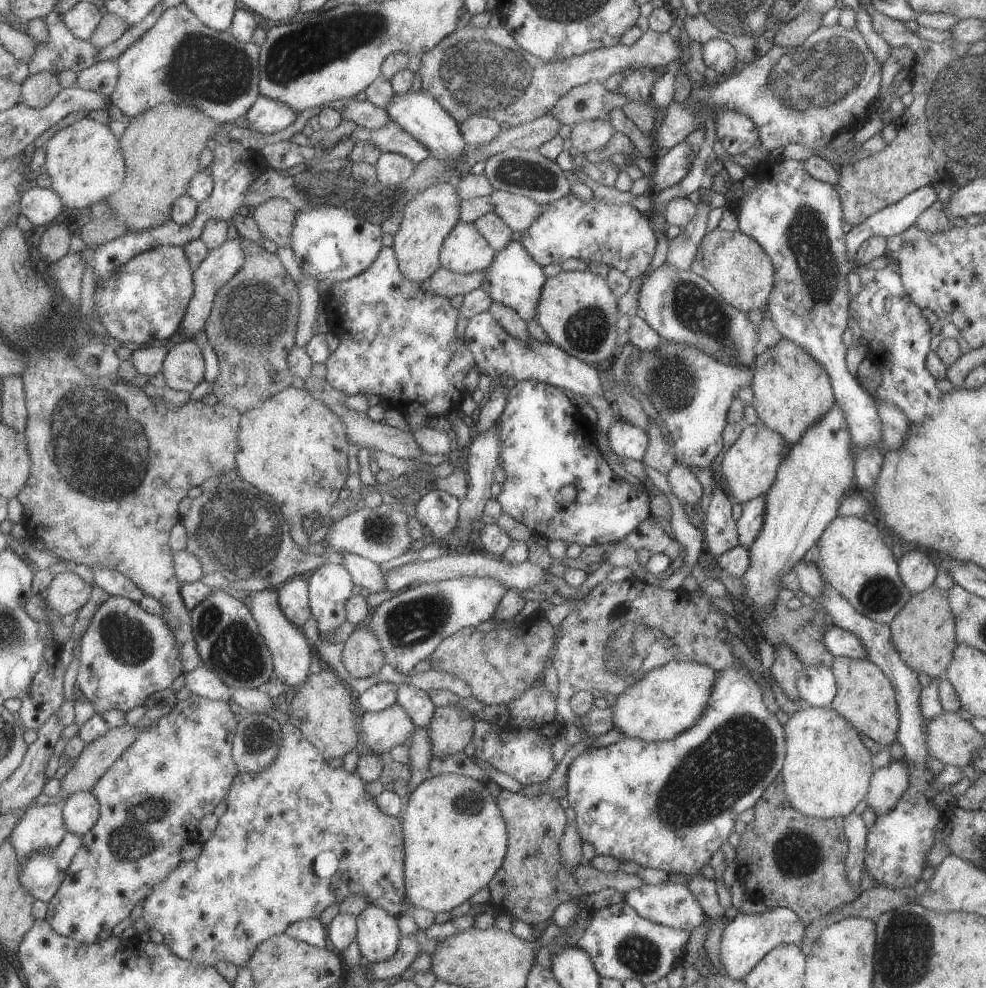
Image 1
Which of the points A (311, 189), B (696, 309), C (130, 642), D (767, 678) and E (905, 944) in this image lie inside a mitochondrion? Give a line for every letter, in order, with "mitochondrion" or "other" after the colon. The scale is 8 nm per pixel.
A: mitochondrion
B: mitochondrion
C: mitochondrion
D: other
E: mitochondrion

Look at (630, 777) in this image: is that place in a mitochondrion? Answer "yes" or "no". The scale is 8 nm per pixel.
no

